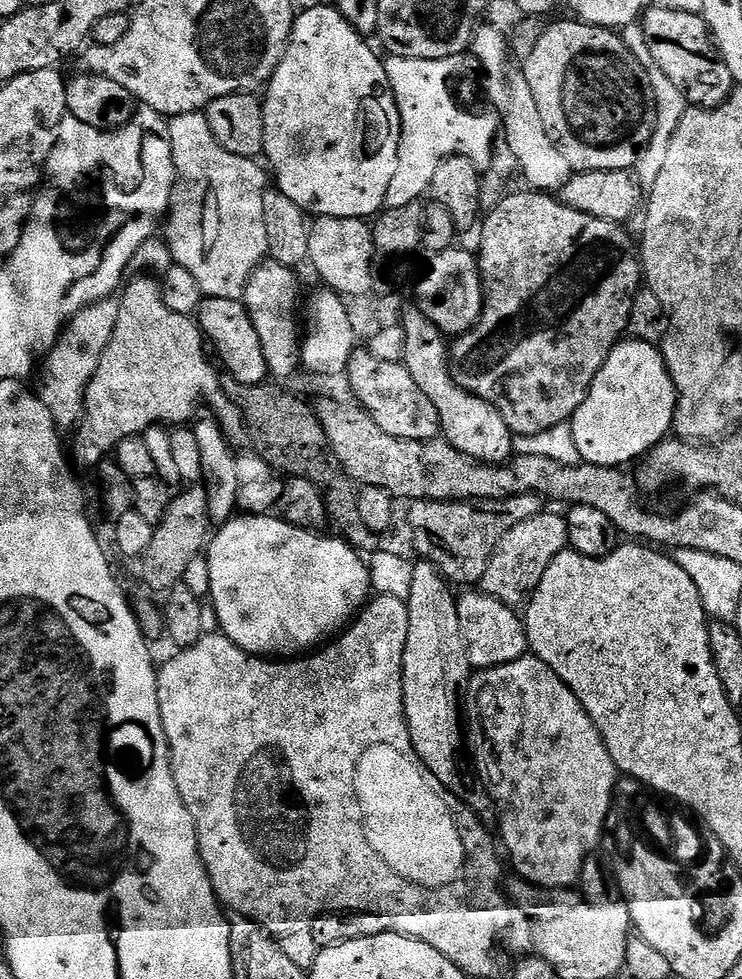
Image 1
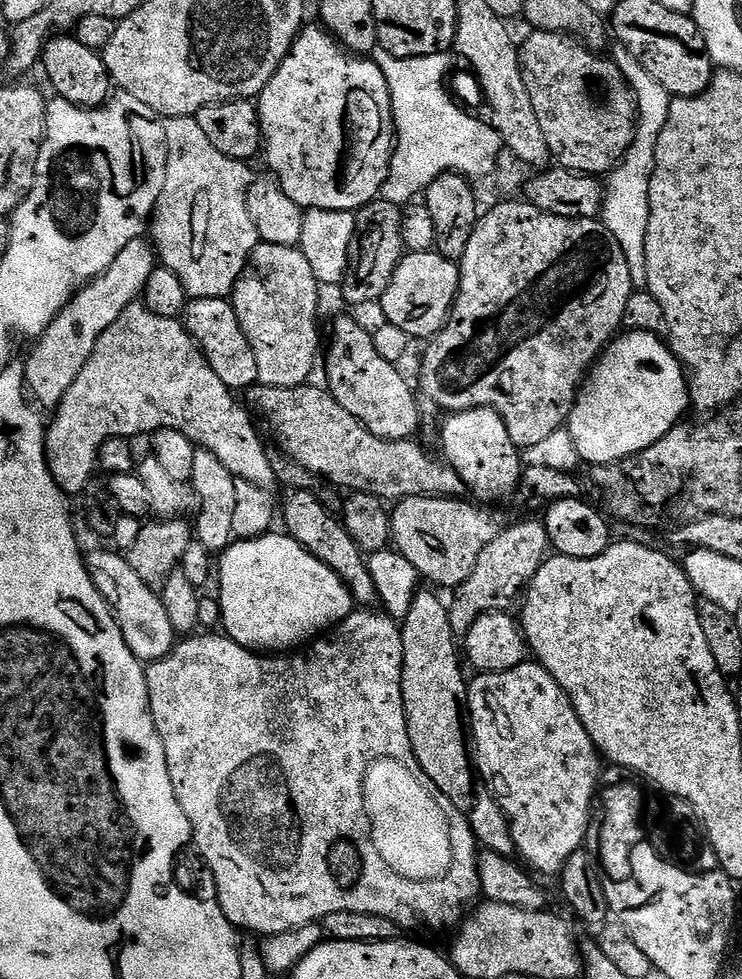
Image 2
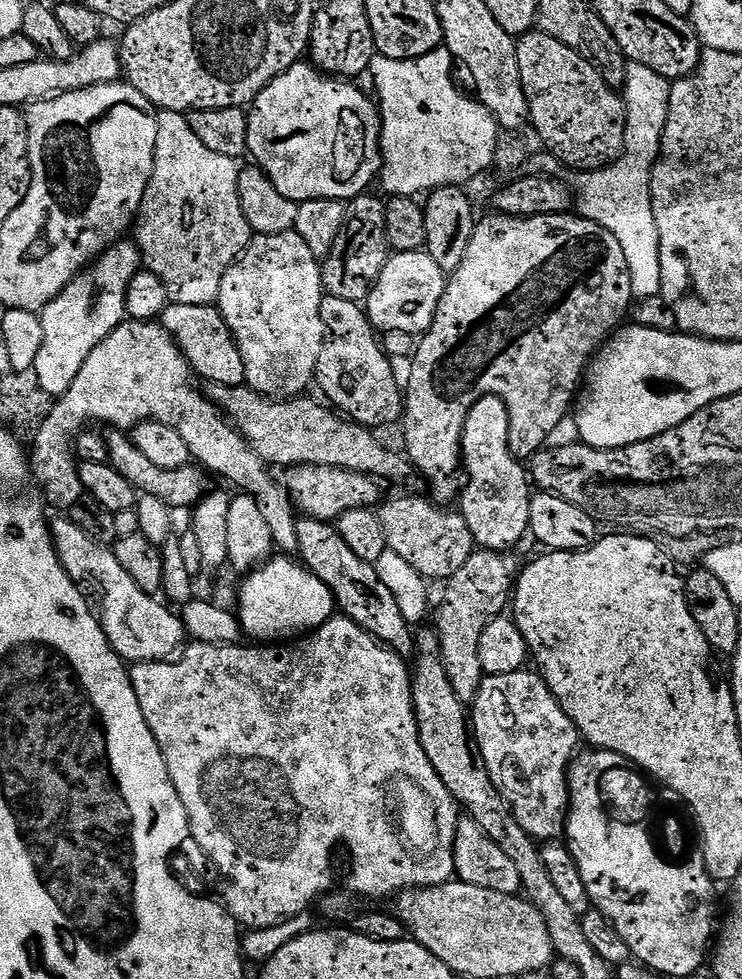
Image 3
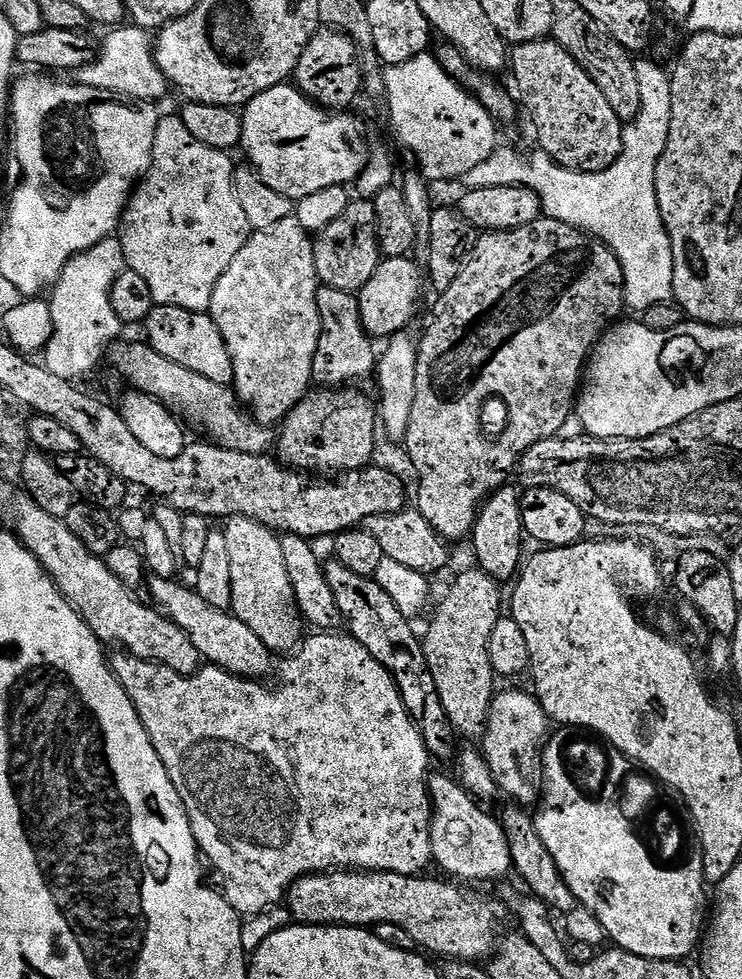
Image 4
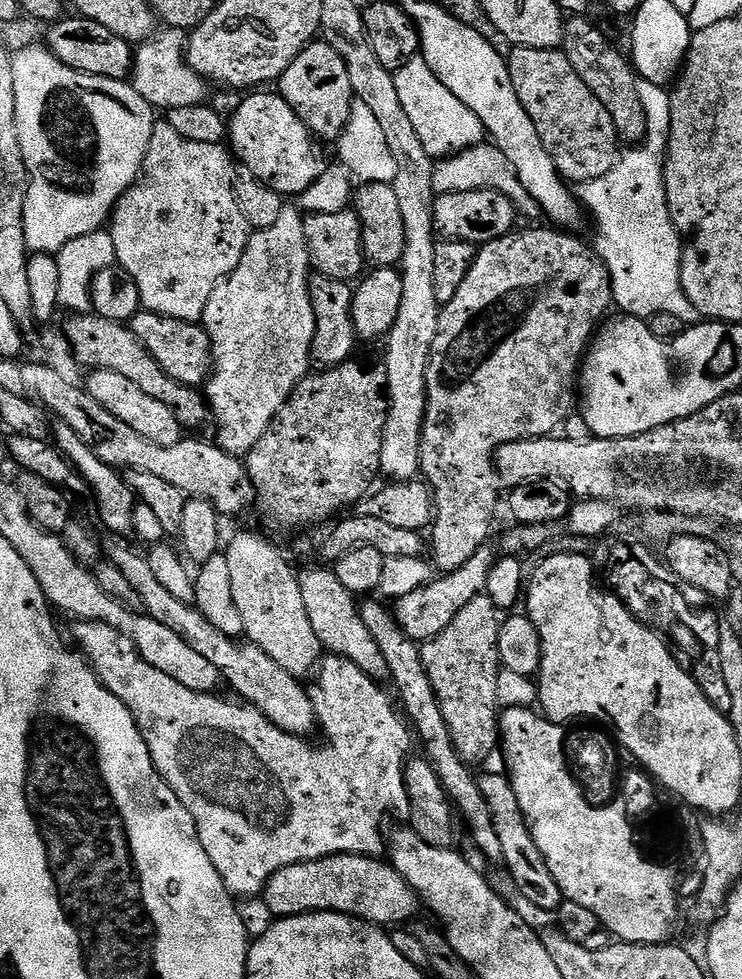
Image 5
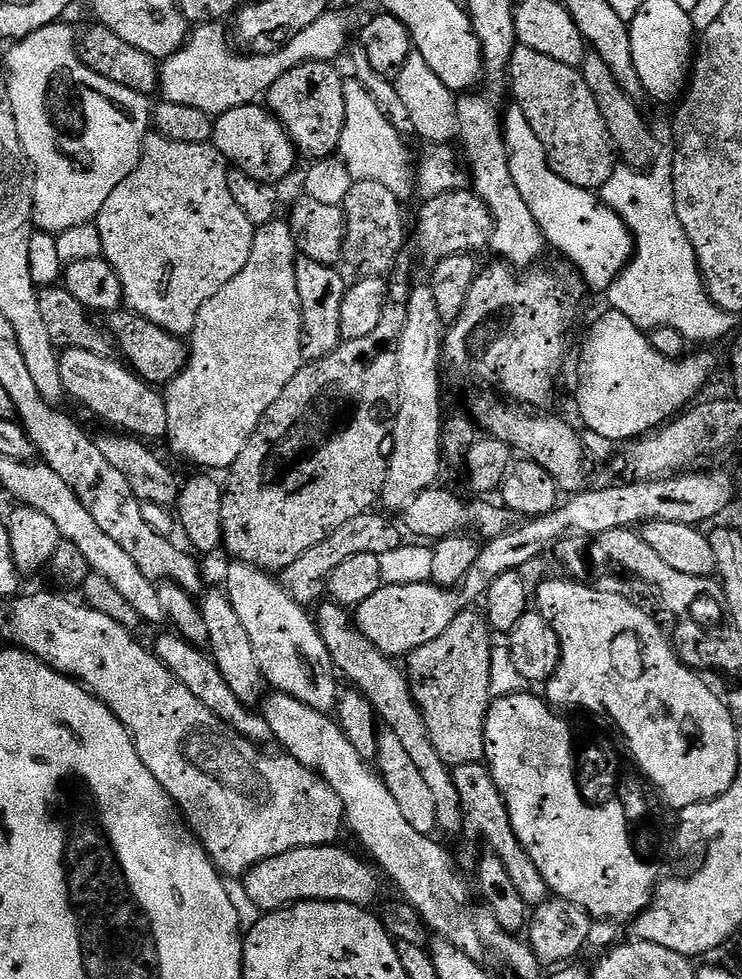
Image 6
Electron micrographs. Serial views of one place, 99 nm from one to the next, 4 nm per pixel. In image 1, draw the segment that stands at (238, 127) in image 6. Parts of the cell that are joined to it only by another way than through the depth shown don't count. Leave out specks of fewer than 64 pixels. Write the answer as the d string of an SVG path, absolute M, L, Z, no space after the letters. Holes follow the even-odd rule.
M320 4L305 12L303 9L292 24L284 57L266 85L268 93L262 96L263 159L268 160L267 167L279 192L286 194L294 206L312 218L329 216L364 220L375 217L384 208L386 190L390 190L390 182L398 166L400 142L386 99L388 75L383 59L379 55L376 57L375 50L368 43L365 37L352 29L346 18L342 18L335 6L327 8Z

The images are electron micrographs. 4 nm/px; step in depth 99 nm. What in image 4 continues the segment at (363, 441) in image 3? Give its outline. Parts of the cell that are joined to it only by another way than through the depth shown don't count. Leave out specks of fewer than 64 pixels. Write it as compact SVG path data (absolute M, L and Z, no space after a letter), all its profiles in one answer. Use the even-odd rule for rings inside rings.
M146 342L124 343L112 344L107 349L106 360L116 367L118 375L125 376L132 383L130 385L135 391L153 396L189 425L192 423L198 431L205 432L208 435L205 437L219 444L221 448L238 450L242 454L255 456L273 451L273 429L267 424L259 424L251 411L240 403L240 399L229 385L210 382L206 374L194 374L194 370L186 370L186 366L178 366L178 362L170 362L170 358L158 354L158 350L154 350Z

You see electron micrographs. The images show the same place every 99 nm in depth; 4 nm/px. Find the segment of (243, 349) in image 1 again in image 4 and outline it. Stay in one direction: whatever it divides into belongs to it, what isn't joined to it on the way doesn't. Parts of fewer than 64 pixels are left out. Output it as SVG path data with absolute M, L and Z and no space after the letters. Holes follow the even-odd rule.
M158 304L150 310L142 328L148 331L146 343L158 350L158 354L170 358L170 362L178 362L178 366L186 366L186 370L194 370L194 374L206 374L210 382L233 383L234 362L230 358L226 338L222 338L222 330L218 330L207 312L191 312L182 310L182 306Z

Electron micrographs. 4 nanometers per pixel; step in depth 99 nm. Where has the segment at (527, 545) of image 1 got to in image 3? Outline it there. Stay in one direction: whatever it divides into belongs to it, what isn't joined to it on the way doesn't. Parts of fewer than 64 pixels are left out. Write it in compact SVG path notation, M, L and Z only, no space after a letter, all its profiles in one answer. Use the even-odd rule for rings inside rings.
M473 551L471 558L443 585L444 597L436 612L434 627L440 639L439 654L446 666L446 678L454 688L454 694L465 702L476 699L485 674L478 658L478 642L482 642L482 630L491 620L505 615L510 604L514 581L521 571L521 561L506 552Z

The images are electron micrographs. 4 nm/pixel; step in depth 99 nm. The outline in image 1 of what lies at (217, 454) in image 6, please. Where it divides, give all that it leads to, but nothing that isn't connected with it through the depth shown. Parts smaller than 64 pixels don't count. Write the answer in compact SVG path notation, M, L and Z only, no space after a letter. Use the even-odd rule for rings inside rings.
M268 258L253 270L244 291L242 302L248 307L254 330L258 332L258 342L262 344L262 354L266 354L266 366L275 376L288 376L301 367L302 332L296 329L296 299L300 296L297 273L282 266L277 260Z

